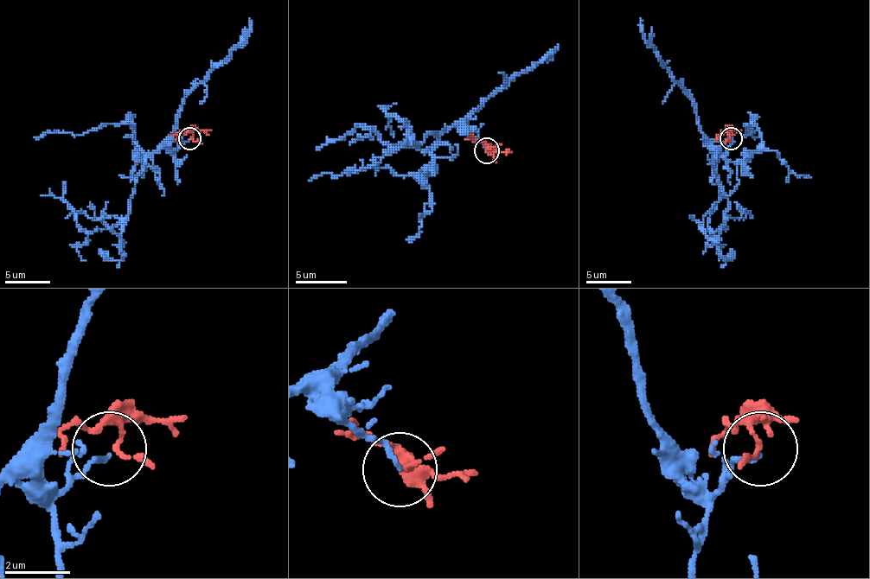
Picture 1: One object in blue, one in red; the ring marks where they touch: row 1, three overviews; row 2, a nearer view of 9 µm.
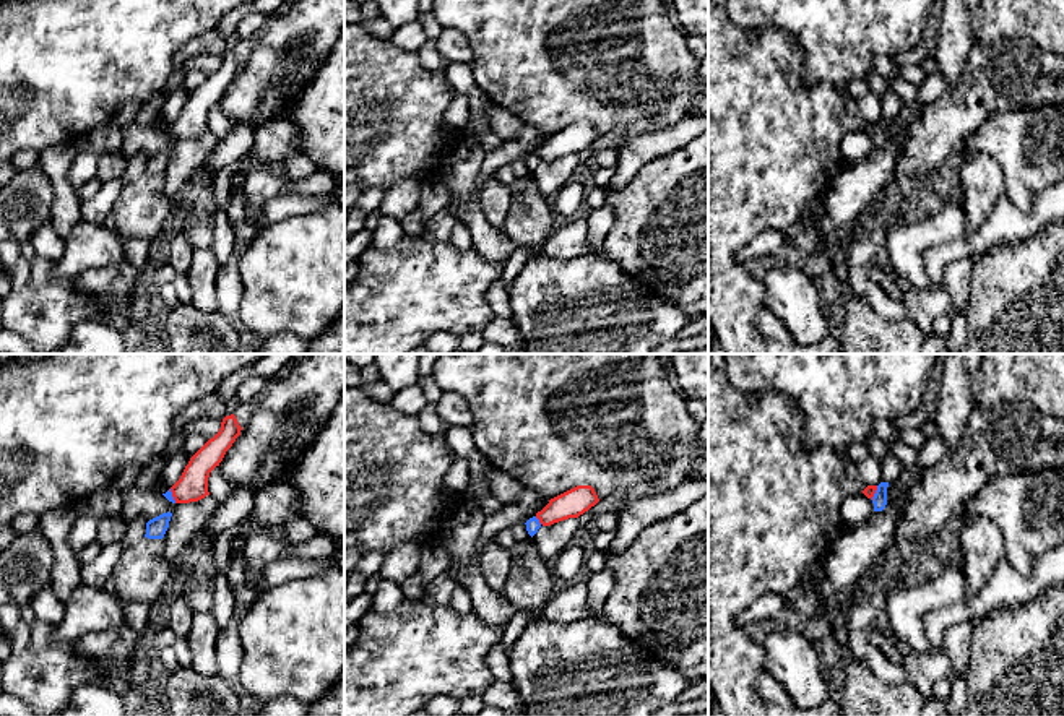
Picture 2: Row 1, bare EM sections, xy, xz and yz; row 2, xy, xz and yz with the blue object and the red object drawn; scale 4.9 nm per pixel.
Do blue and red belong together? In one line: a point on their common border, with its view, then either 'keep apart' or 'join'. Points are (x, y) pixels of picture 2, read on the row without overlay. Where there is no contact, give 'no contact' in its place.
xz (538, 156) | keep apart

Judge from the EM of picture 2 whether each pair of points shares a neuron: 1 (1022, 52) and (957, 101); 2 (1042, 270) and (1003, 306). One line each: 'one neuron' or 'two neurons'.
1: one neuron
2: one neuron

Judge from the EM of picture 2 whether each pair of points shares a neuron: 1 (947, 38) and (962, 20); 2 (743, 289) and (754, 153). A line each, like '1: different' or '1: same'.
1: same
2: same

